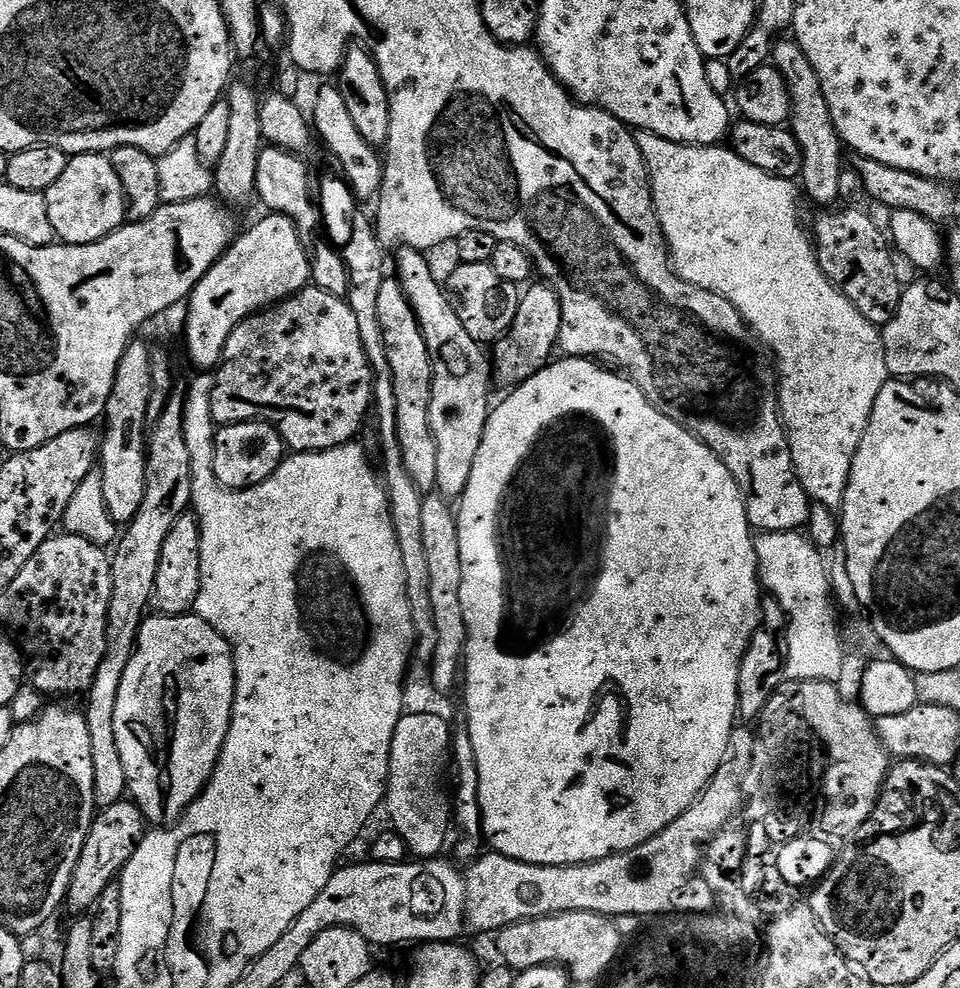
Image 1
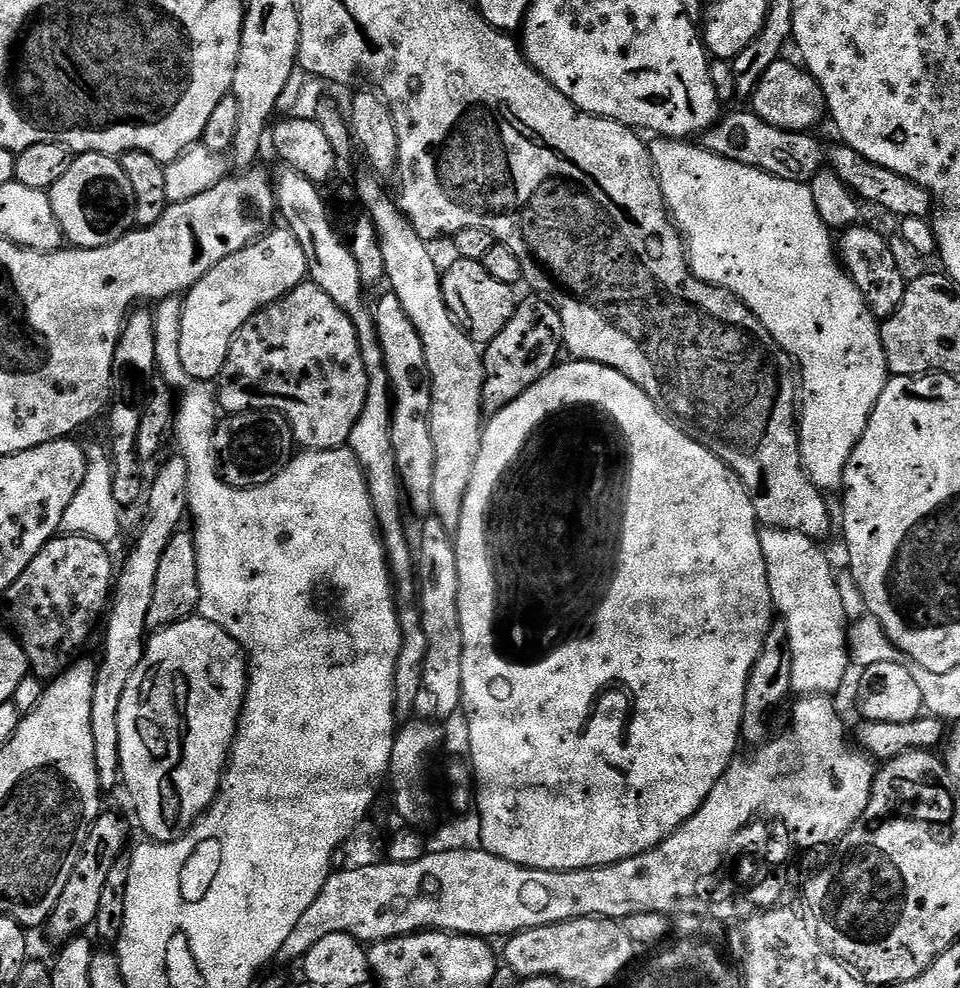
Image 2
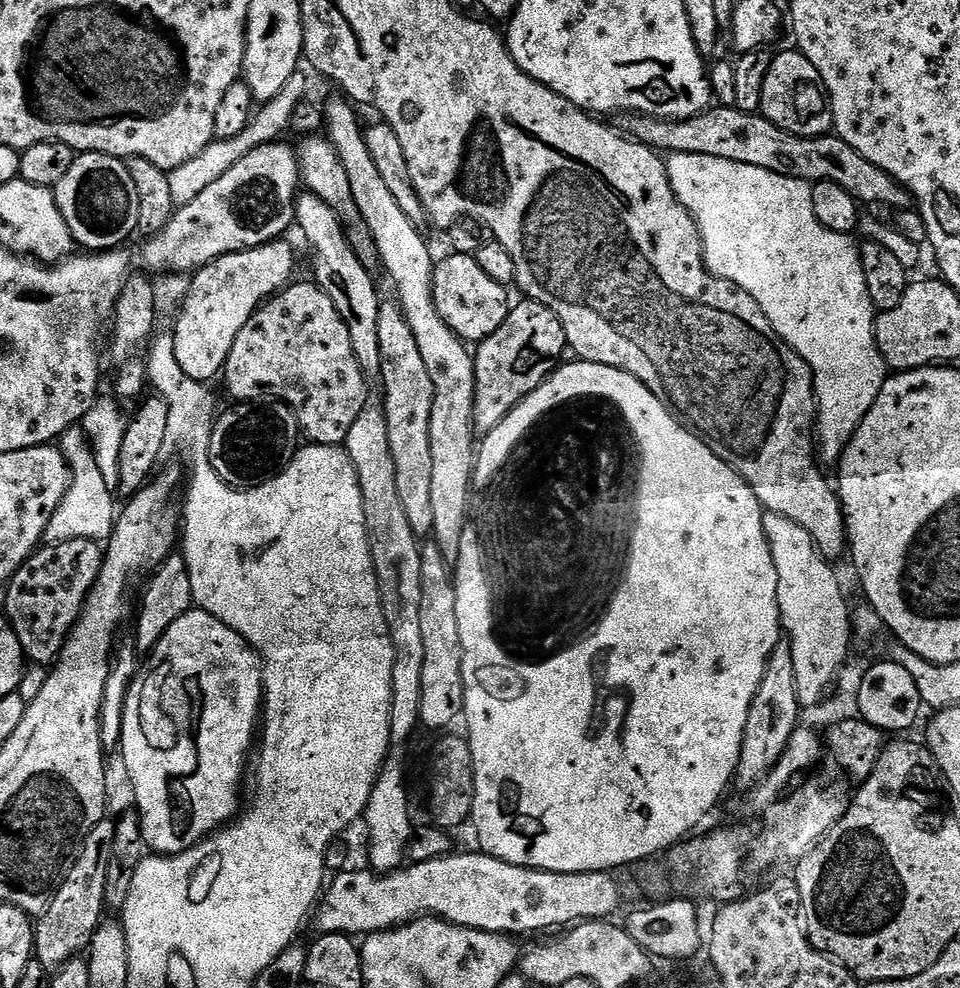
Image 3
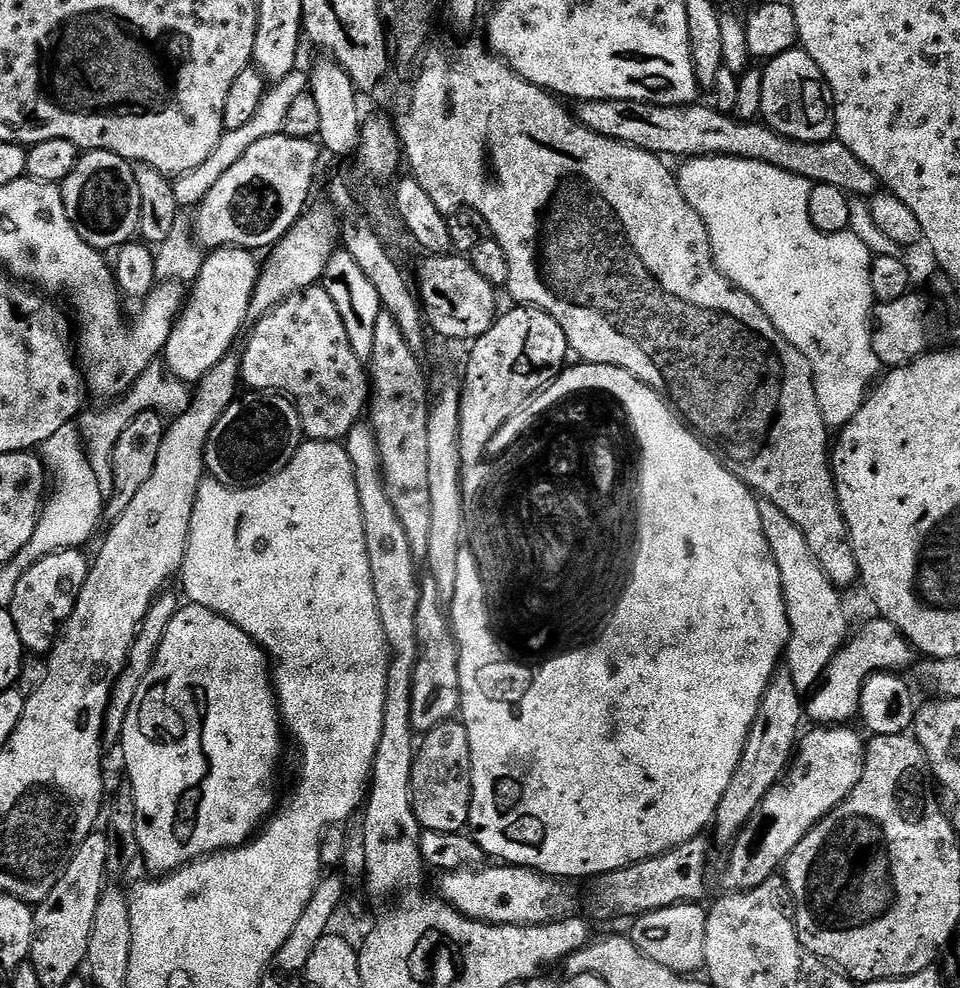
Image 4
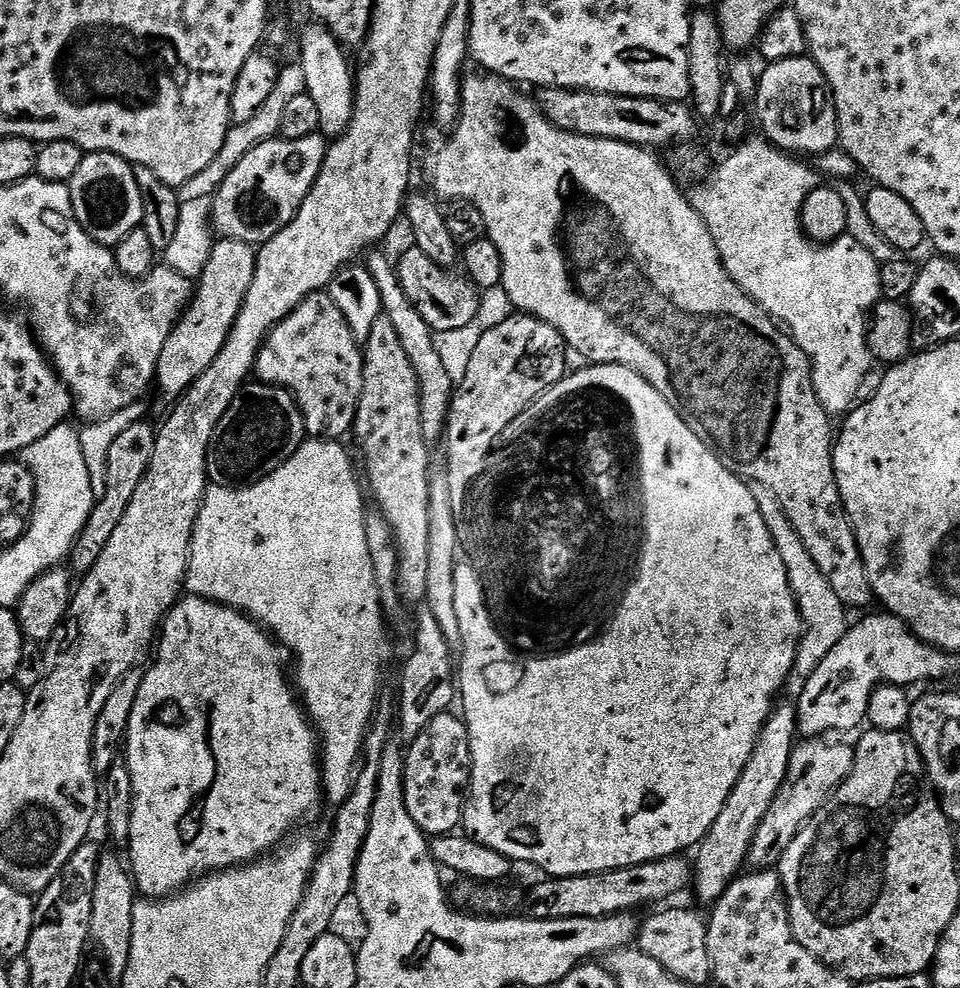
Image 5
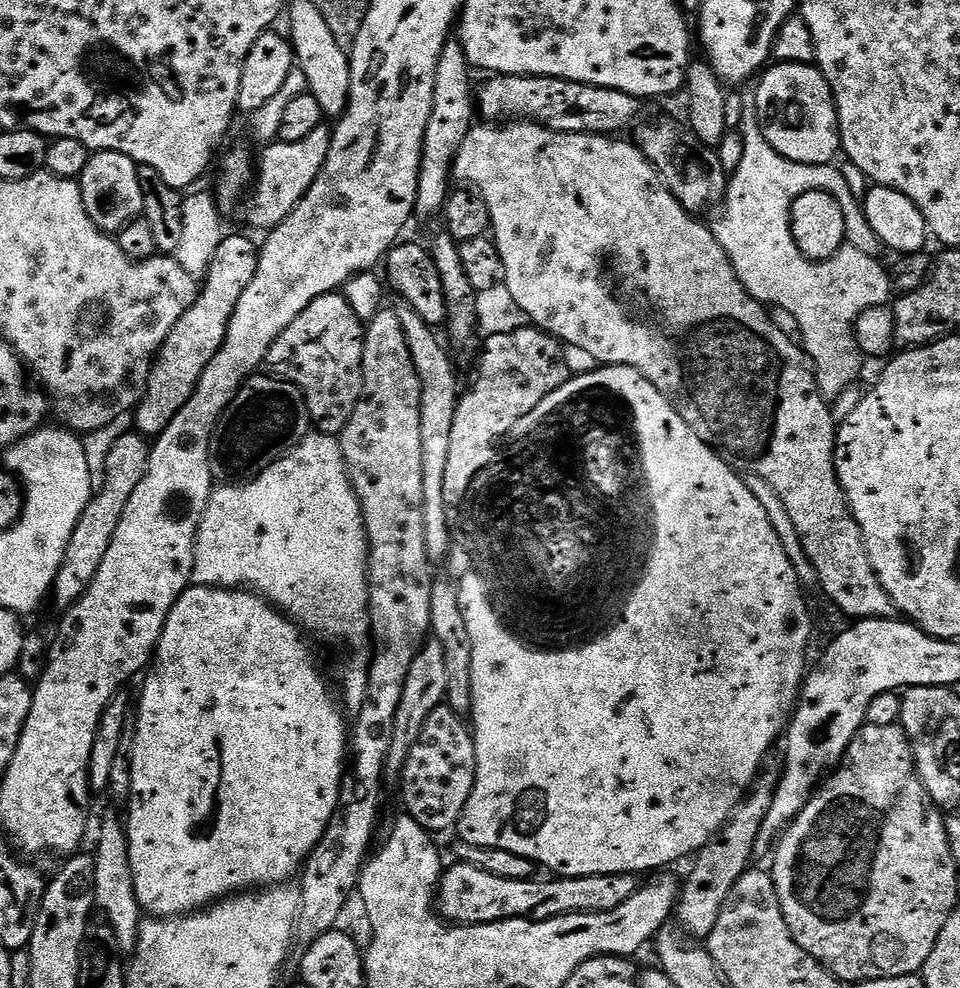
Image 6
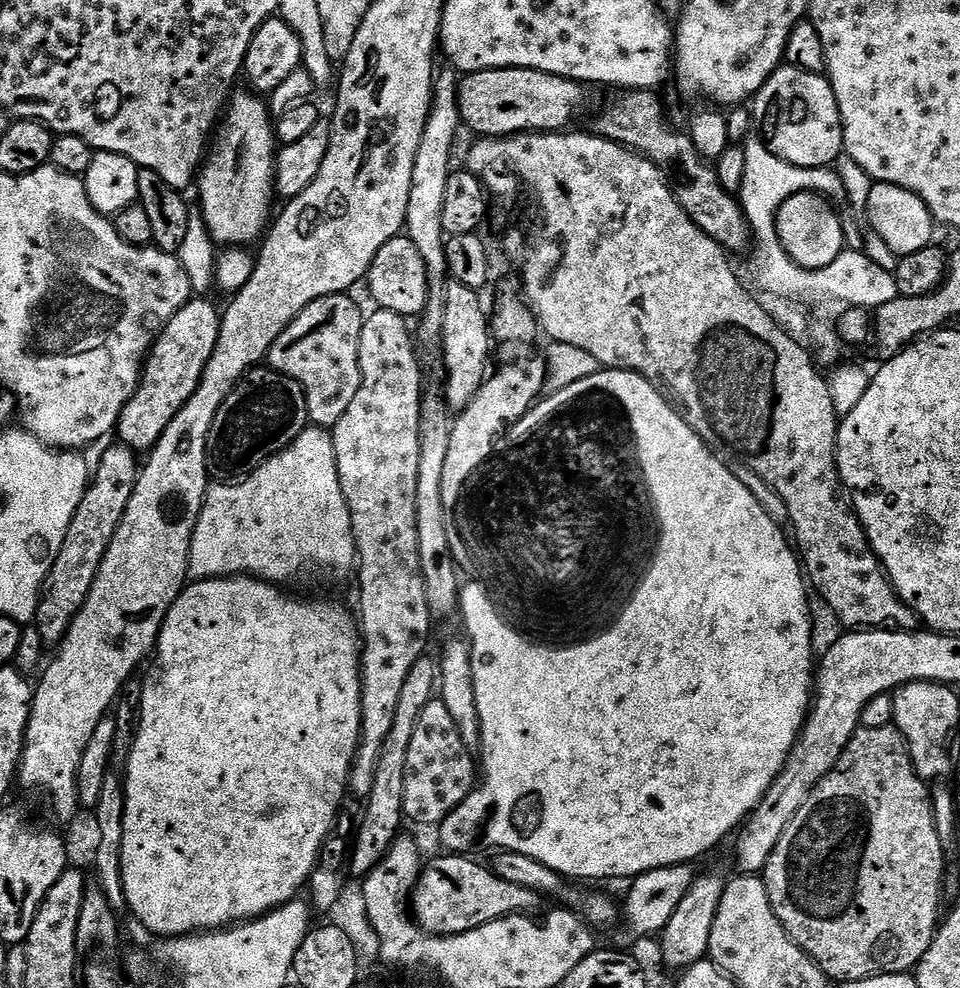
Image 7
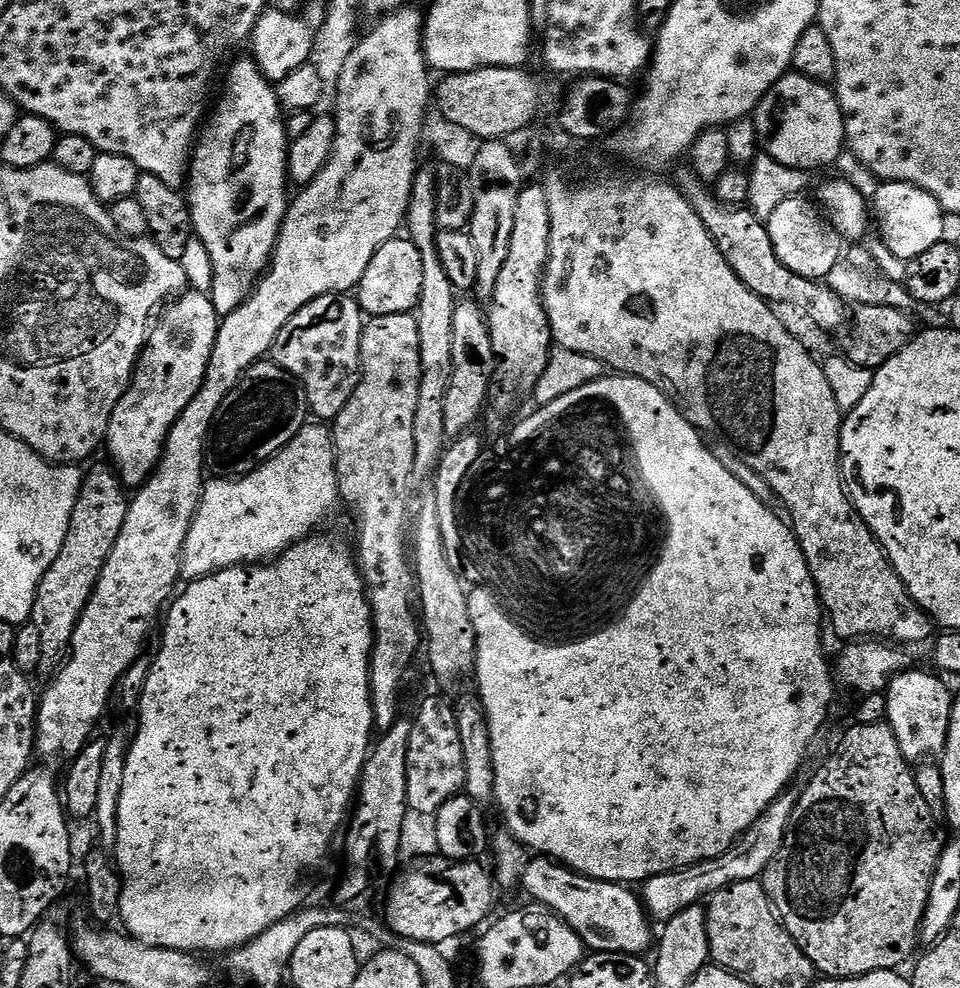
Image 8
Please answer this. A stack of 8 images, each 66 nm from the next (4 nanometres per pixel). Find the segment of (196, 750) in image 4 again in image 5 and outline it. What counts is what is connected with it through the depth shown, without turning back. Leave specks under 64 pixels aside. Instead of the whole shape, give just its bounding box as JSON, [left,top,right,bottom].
[126,594,324,900]

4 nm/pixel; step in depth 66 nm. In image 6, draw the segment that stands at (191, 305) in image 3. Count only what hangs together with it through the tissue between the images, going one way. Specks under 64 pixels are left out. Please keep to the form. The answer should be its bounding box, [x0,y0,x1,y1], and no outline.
[134,235,258,438]

